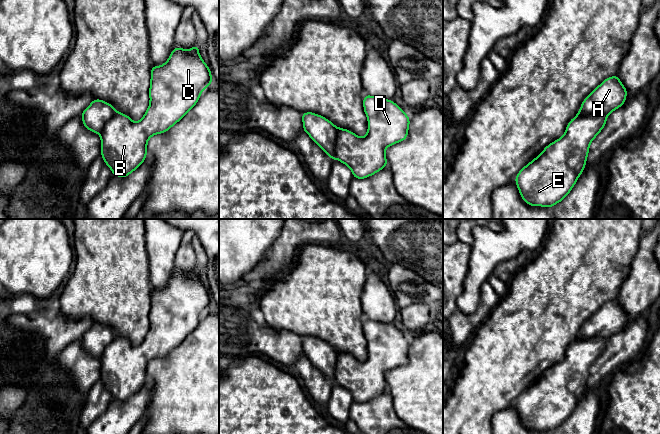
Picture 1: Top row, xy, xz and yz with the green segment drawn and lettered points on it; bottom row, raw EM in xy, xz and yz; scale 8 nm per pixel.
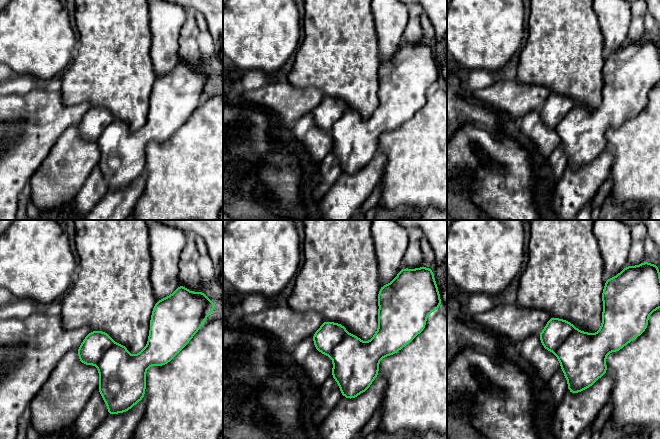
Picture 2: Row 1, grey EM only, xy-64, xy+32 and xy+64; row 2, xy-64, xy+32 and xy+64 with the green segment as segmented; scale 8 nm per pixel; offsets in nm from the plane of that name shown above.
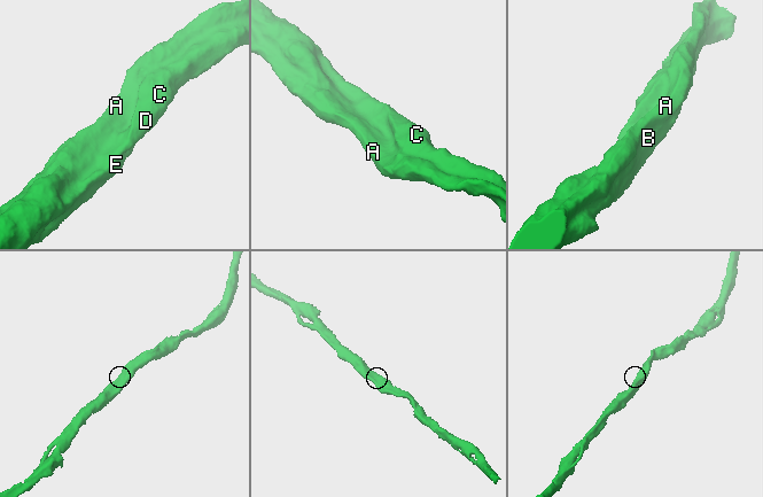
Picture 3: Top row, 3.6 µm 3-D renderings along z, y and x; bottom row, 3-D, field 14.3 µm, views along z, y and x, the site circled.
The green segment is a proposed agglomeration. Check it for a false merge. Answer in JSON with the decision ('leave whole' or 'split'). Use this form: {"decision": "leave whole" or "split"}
{"decision": "leave whole"}

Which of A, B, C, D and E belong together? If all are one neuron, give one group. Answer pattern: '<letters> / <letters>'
A B C D E

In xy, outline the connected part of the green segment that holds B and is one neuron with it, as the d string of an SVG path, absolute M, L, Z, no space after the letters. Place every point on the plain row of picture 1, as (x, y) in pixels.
M175 270L168 284L161 290L152 290L150 305L150 327L143 342L134 346L128 339L117 336L115 332L100 323L94 323L81 338L83 349L94 357L99 357L101 362L101 377L106 389L112 394L113 399L126 402L131 396L140 391L147 379L147 366L155 358L167 356L173 349L180 345L198 326L201 316L212 308L210 292L199 279L199 270L184 274Z

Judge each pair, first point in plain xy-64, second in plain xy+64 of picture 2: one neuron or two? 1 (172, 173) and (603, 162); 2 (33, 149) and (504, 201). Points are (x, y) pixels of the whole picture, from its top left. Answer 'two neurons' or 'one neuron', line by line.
1: two neurons
2: two neurons

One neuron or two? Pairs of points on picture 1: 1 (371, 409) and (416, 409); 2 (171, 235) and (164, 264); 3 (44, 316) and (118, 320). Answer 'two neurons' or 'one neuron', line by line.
1: two neurons
2: one neuron
3: two neurons

